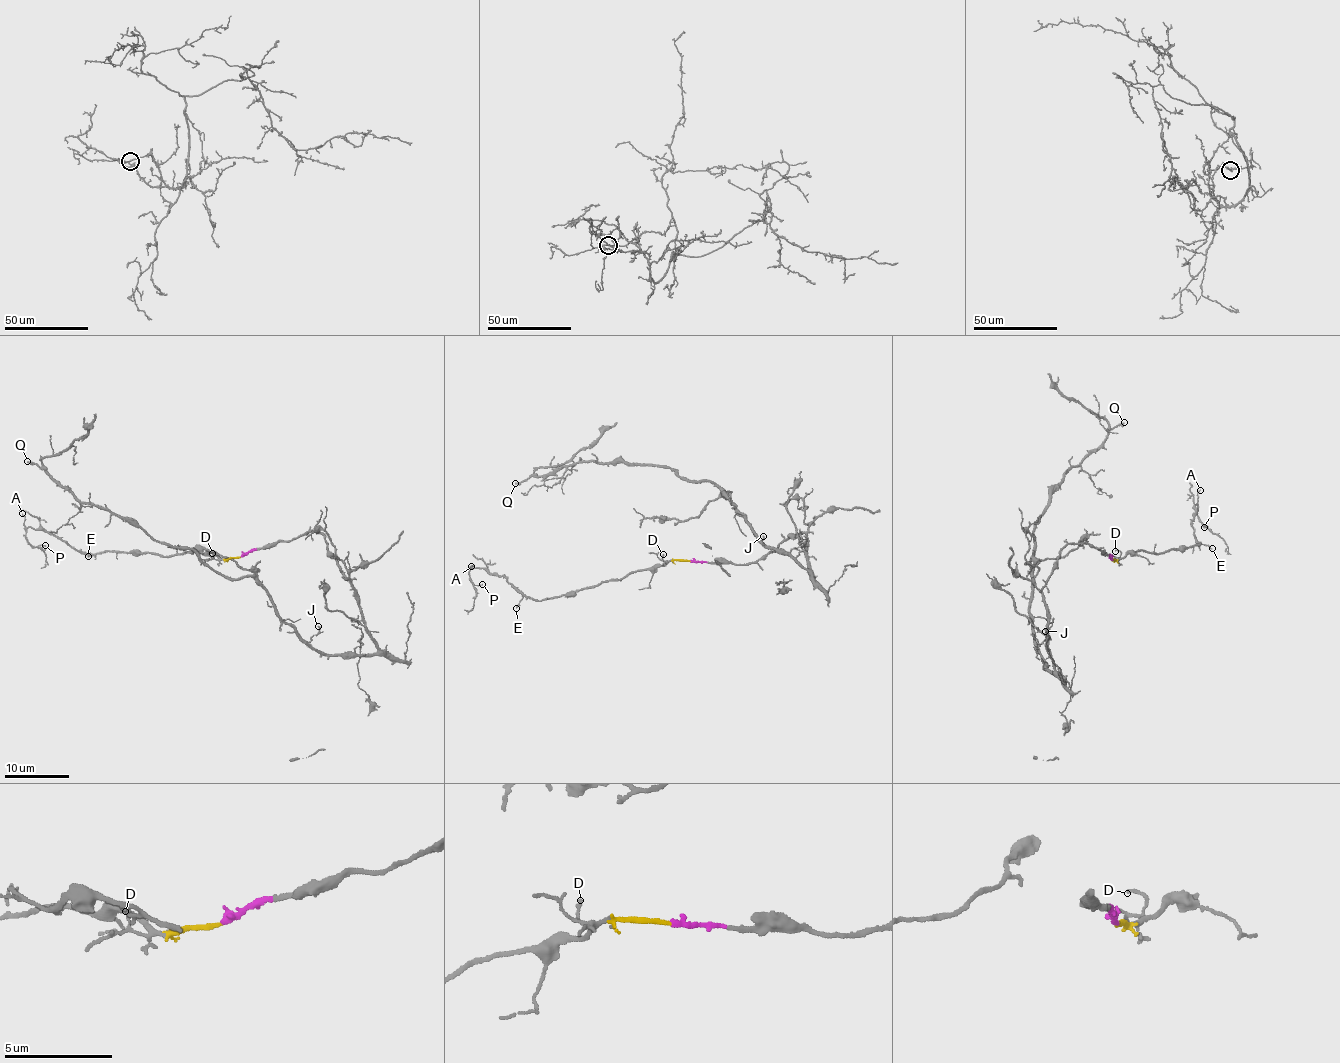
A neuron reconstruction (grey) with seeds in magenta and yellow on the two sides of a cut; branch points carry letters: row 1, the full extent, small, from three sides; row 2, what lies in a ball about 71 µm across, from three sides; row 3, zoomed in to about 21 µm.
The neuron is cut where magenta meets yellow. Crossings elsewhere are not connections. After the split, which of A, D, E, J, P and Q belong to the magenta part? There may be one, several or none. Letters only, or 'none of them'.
J, Q

